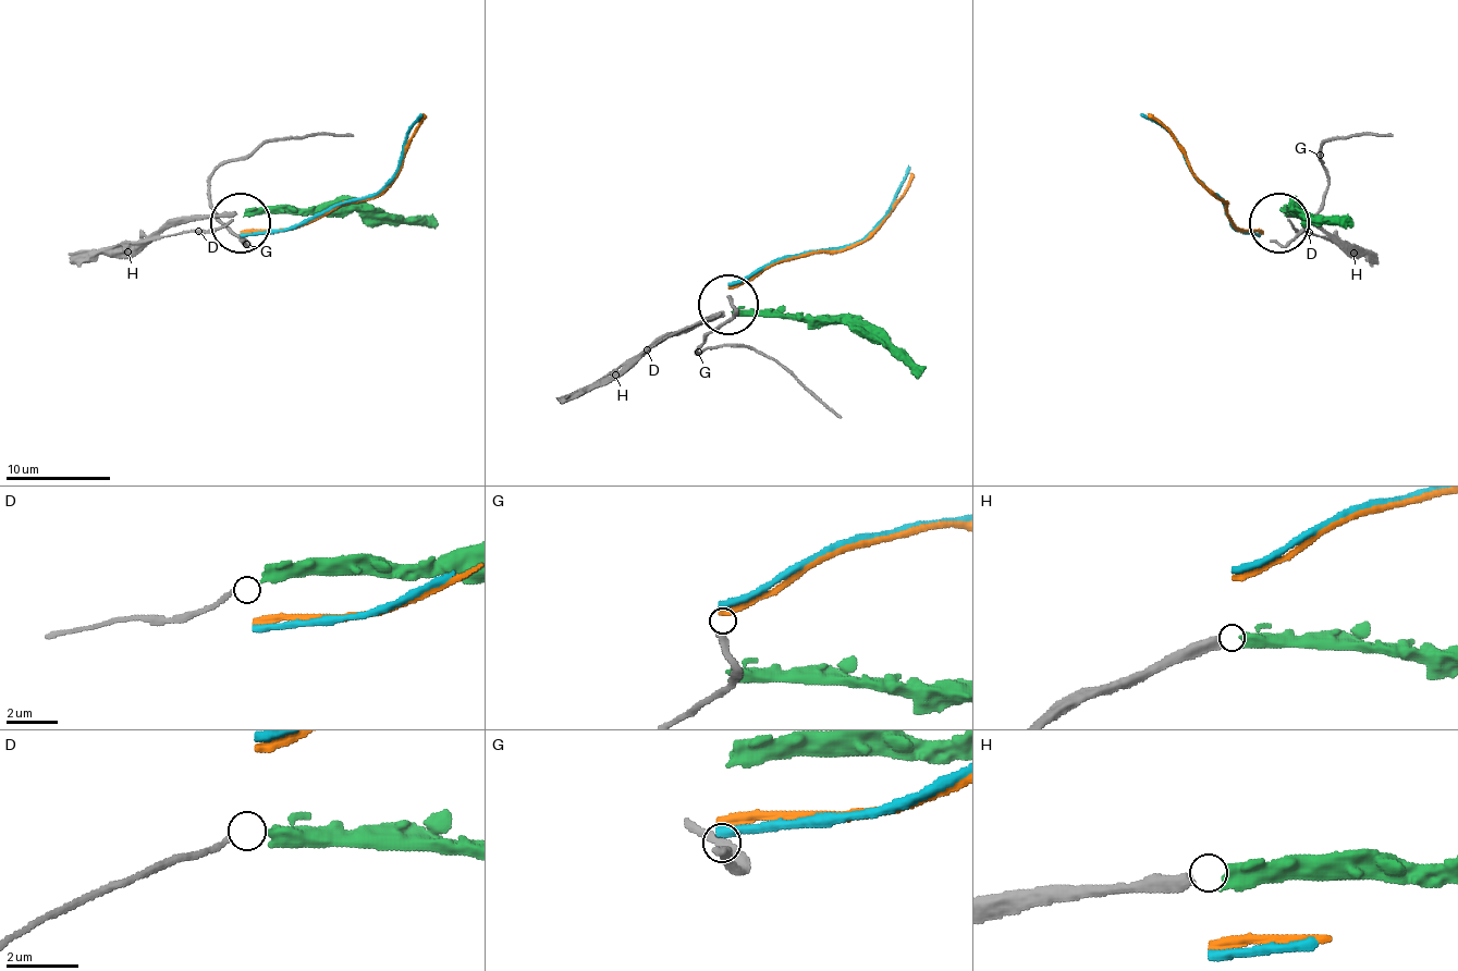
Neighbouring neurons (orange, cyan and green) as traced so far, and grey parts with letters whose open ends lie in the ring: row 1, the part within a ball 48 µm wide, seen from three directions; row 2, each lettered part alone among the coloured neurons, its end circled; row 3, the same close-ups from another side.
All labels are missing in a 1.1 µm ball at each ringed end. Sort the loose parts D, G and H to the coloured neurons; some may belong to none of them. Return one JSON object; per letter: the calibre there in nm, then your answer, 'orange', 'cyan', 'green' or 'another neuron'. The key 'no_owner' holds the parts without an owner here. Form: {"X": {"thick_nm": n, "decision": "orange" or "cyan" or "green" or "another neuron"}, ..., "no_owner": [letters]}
{"D": {"thick_nm": 160, "decision": "another neuron"}, "G": {"thick_nm": 240, "decision": "orange"}, "H": {"thick_nm": 420, "decision": "green"}, "no_owner": ["D"]}

